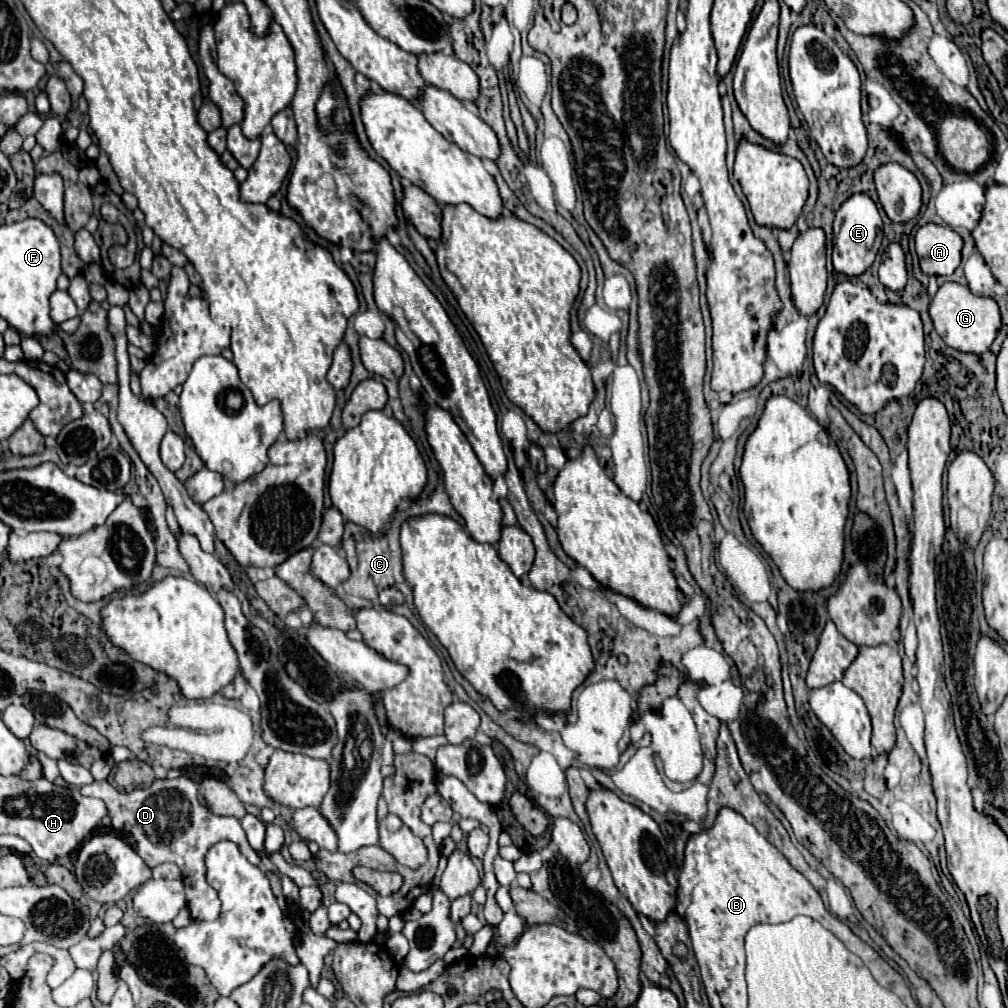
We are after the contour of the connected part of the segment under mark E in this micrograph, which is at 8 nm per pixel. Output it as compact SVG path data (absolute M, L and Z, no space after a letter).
M859 193L847 199L837 211L835 223L833 223L833 267L835 271L847 277L857 277L865 273L873 265L875 255L881 247L881 239L883 239L881 229L883 229L883 223L881 223L879 211L869 195Z

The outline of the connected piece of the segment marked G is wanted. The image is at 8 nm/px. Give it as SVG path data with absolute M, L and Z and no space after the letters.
M943 283L929 305L929 317L939 337L953 349L963 353L985 353L997 337L1001 327L999 307L989 297L979 297L969 291L967 285Z

